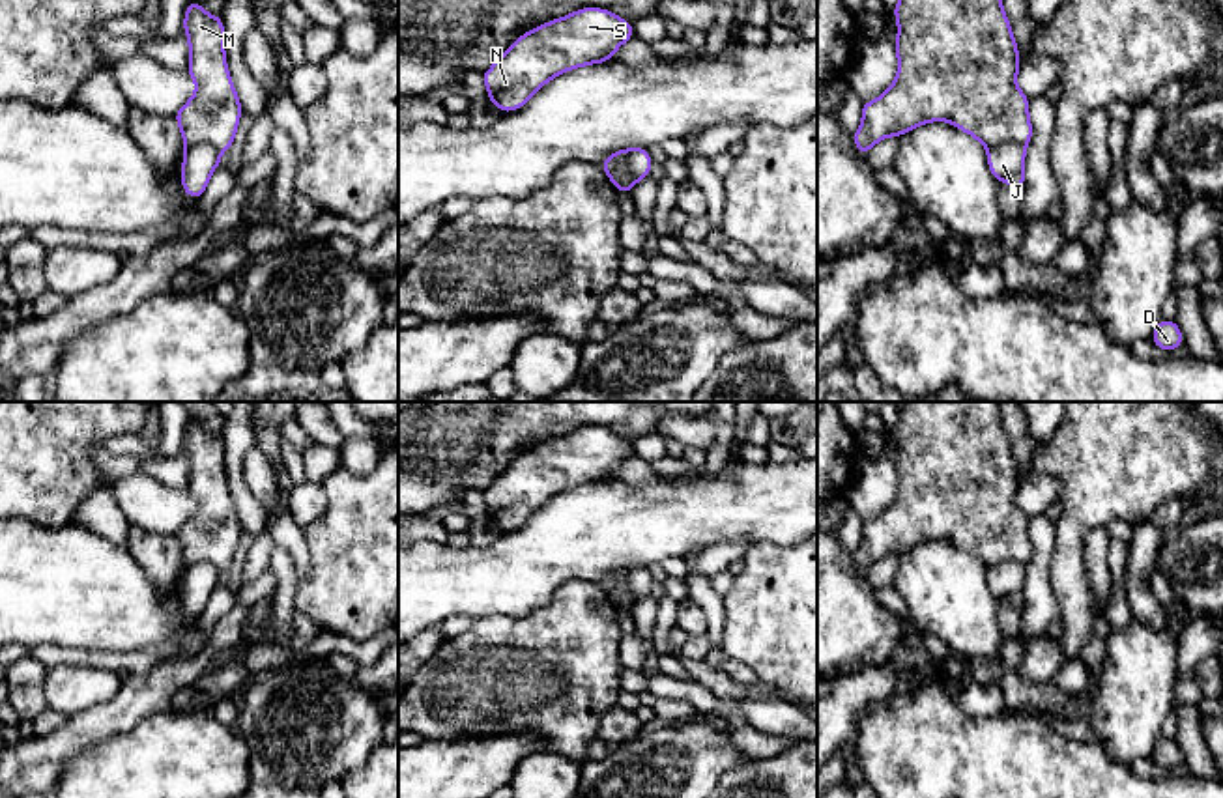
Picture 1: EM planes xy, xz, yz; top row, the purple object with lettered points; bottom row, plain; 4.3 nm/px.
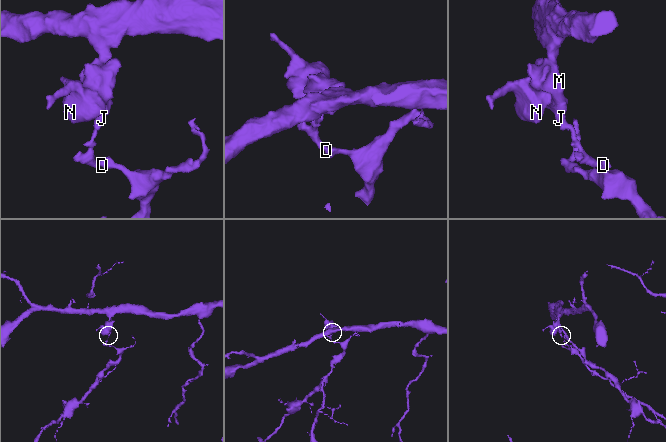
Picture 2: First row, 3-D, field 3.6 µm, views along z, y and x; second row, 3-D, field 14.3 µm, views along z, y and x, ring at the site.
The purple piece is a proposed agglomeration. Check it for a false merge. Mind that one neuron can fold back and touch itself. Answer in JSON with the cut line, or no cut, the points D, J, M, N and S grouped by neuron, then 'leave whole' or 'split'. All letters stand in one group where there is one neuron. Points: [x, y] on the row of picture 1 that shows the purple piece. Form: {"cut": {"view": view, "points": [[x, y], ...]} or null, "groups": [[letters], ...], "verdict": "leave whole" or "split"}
{"cut": {"view": "xz", "points": [[619, 163], [631, 174], [631, 185], [625, 191]]}, "groups": [["D", "J"], ["M", "N", "S"]], "verdict": "split"}

